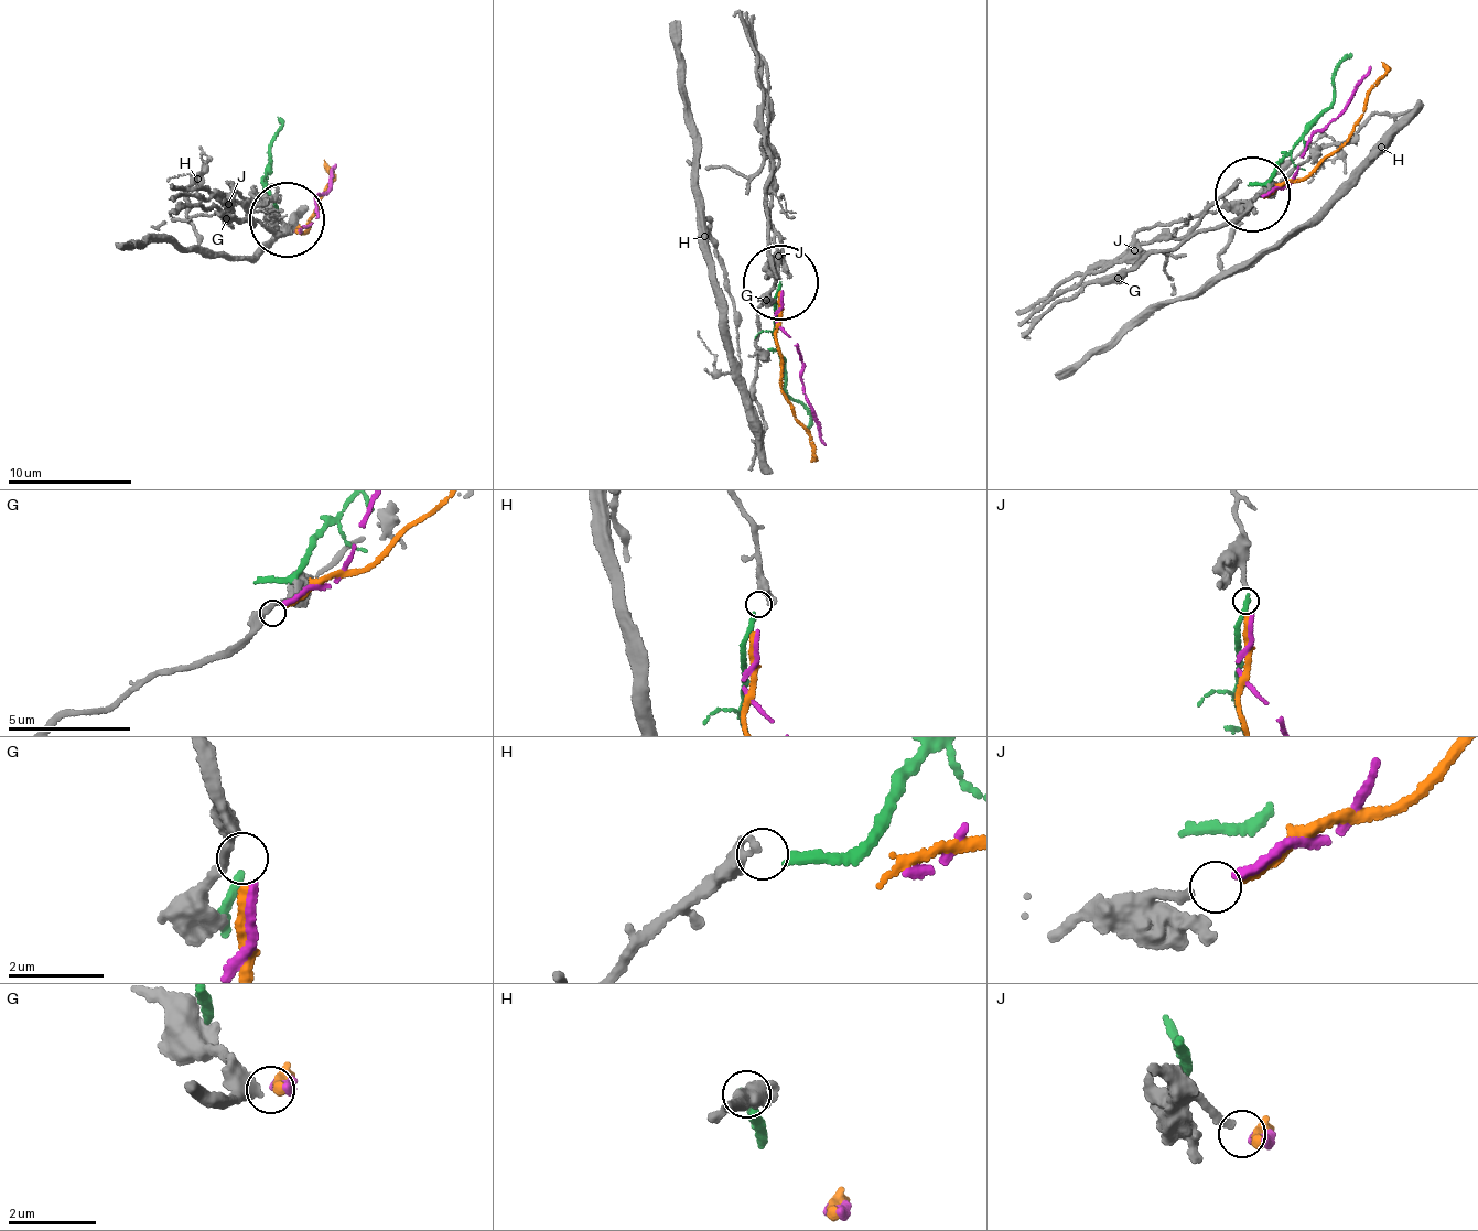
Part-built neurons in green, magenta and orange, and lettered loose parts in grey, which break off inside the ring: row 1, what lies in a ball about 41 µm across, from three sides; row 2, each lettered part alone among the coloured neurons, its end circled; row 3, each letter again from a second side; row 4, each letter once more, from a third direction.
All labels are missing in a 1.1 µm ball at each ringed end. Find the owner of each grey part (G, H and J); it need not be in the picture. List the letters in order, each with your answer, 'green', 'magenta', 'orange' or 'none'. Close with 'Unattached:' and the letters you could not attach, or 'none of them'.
G: orange
H: green
J: magenta
Unattached: none of them

